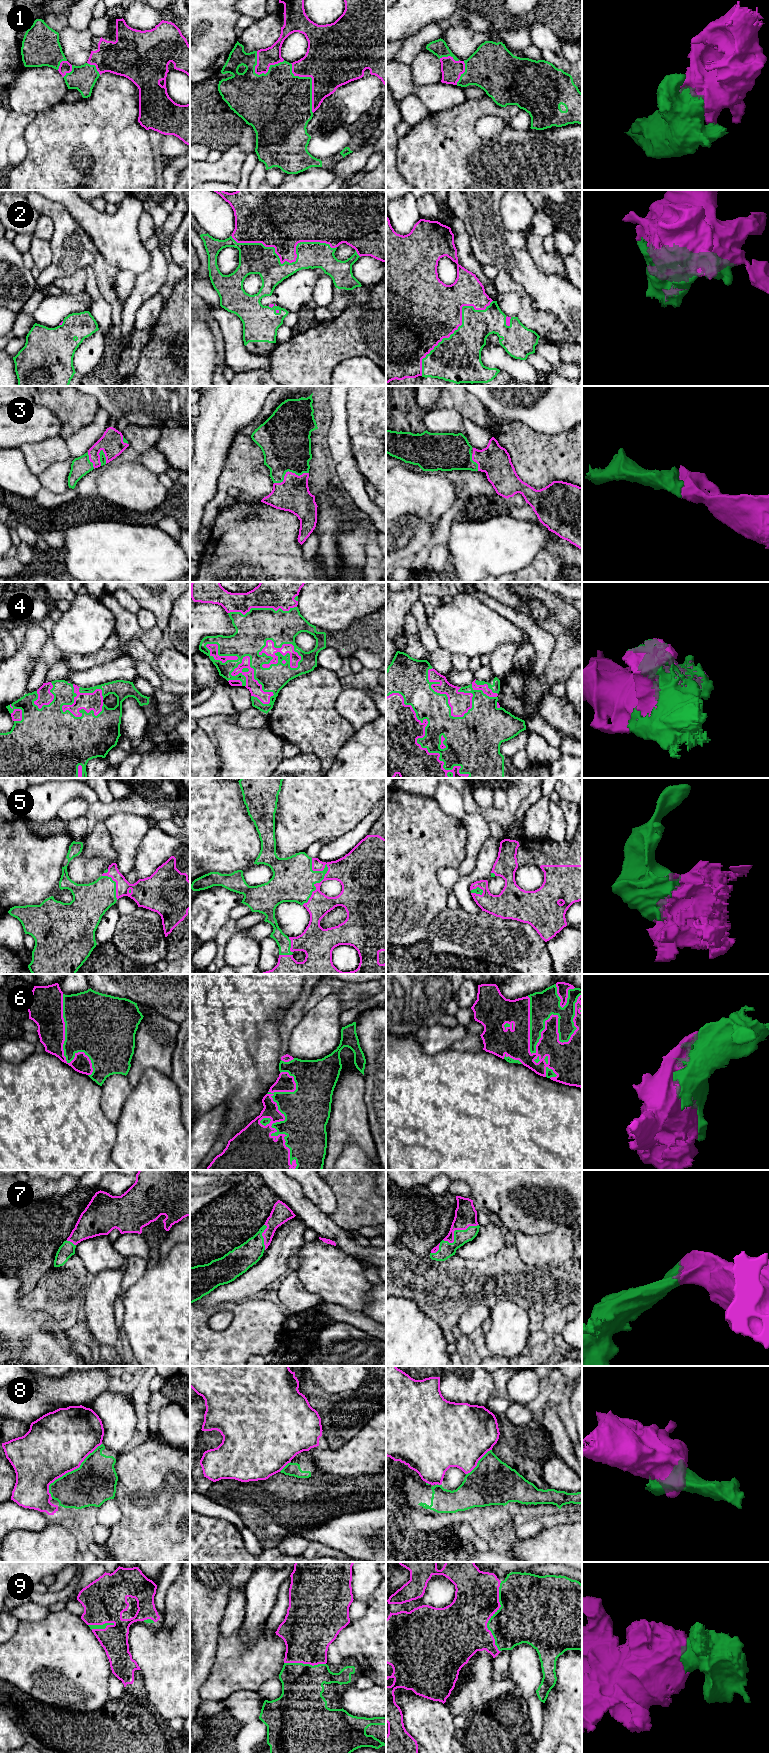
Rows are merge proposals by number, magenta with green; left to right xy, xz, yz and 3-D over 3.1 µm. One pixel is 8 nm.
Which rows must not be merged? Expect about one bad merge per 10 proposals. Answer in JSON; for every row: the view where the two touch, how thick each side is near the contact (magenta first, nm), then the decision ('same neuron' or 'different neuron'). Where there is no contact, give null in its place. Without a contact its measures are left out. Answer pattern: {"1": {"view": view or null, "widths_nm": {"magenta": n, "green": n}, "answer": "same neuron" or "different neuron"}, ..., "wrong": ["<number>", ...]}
{"1": {"view": "xz", "widths_nm": {"magenta": 440, "green": 400}, "answer": "same neuron"}, "2": {"view": "xz", "widths_nm": {"magenta": 300, "green": 240}, "answer": "same neuron"}, "3": {"view": "xz", "widths_nm": {"magenta": 260, "green": 400}, "answer": "same neuron"}, "4": {"view": "yz", "widths_nm": {"magenta": 500, "green": 200}, "answer": "same neuron"}, "5": {"view": "xz", "widths_nm": {"magenta": 190, "green": 340}, "answer": "same neuron"}, "6": {"view": "yz", "widths_nm": {"magenta": 300, "green": 200}, "answer": "same neuron"}, "7": {"view": "yz", "widths_nm": {"magenta": 180, "green": 120}, "answer": "same neuron"}, "8": {"view": "xy", "widths_nm": {"magenta": 500, "green": 360}, "answer": "different neuron"}, "9": {"view": "yz", "widths_nm": {"magenta": 380, "green": 400}, "answer": "same neuron"}, "wrong": ["8"]}

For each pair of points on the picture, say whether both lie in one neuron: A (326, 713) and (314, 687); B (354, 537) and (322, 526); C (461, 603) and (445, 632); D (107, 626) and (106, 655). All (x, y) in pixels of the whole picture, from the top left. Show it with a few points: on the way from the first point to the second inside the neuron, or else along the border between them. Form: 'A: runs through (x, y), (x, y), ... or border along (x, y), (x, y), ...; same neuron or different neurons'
A: runs through (320, 707), (314, 701), (314, 693); same neuron
B: border along (336, 509), (350, 523), (338, 534), (338, 556); different neurons
C: runs through (461, 610), (461, 616), (452, 625); same neuron
D: border along (102, 647), (93, 652), (79, 653); different neurons

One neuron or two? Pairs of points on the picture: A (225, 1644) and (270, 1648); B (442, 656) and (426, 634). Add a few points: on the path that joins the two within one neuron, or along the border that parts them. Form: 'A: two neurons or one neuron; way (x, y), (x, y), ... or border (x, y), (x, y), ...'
A: one neuron; way (236, 1652), (259, 1652)
B: two neurons; border (438, 647), (430, 654)

